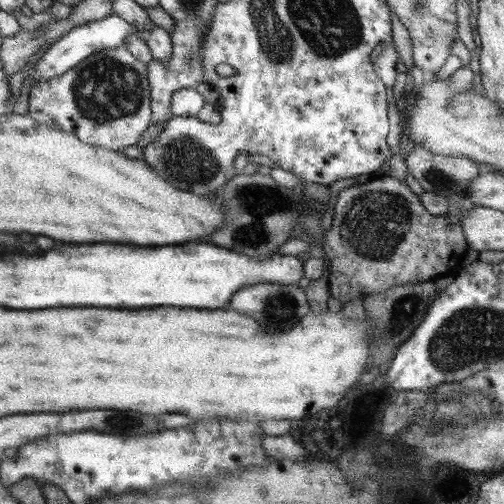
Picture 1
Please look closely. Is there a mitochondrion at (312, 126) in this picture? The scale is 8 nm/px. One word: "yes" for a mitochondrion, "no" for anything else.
no

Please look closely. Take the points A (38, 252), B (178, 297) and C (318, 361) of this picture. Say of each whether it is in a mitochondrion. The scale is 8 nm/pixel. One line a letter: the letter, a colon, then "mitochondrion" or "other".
A: other
B: other
C: other

